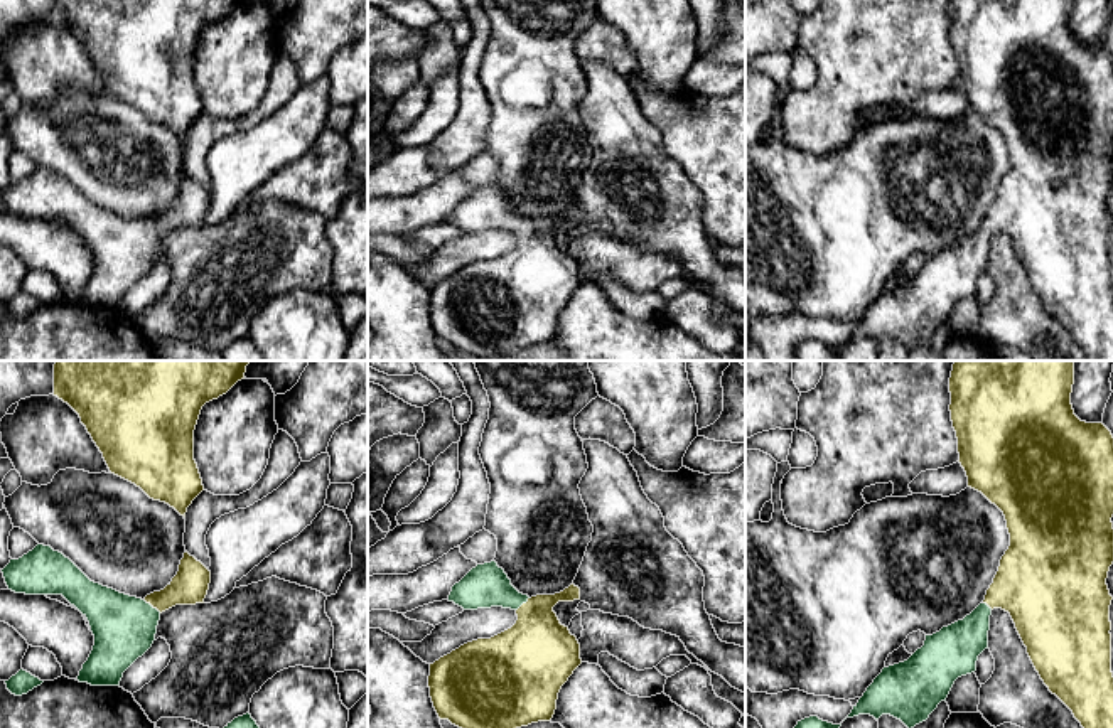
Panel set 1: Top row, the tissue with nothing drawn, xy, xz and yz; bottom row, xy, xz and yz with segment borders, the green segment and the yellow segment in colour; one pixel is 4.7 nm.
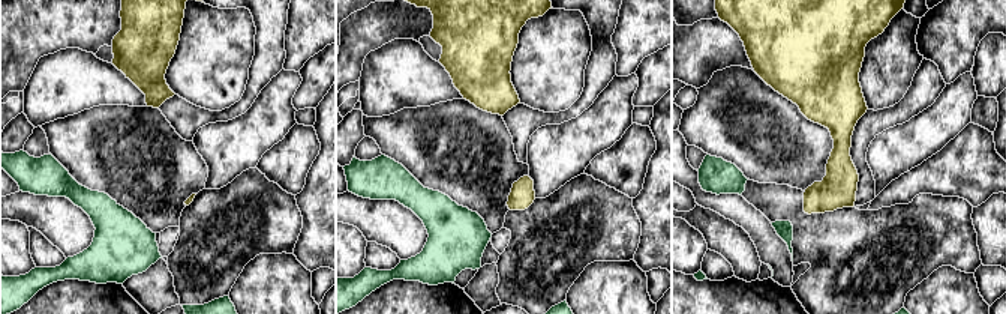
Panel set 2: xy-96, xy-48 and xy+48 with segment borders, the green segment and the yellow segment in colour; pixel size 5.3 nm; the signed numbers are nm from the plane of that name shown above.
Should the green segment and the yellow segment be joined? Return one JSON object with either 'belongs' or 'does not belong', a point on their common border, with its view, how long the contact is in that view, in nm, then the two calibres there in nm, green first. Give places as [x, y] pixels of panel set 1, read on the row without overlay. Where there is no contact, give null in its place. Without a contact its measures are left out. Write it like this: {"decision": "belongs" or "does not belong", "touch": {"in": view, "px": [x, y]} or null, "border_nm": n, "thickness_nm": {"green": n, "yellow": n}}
{"decision": "belongs", "touch": {"in": "xy", "px": [150, 228]}, "border_nm": 110, "thickness_nm": {"green": 300, "yellow": 170}}

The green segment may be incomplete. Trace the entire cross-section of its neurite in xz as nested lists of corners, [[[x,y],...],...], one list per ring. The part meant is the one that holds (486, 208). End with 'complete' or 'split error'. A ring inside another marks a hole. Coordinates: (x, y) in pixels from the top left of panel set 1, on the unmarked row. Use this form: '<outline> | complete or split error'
[[[496,184],[472,190],[452,209],[449,224],[464,233],[511,231],[518,243],[511,251],[491,261],[467,265],[430,286],[428,310],[438,340],[482,361],[501,361],[516,351],[550,344],[562,308],[582,286],[577,260],[553,234],[558,224],[573,222],[580,222],[580,211],[573,206],[560,216],[530,221],[511,207]]] | split error

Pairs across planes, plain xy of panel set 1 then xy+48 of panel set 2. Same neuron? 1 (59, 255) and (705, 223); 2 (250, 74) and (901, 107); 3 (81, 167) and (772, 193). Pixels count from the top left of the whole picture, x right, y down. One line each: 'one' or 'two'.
1: one
2: two
3: two

